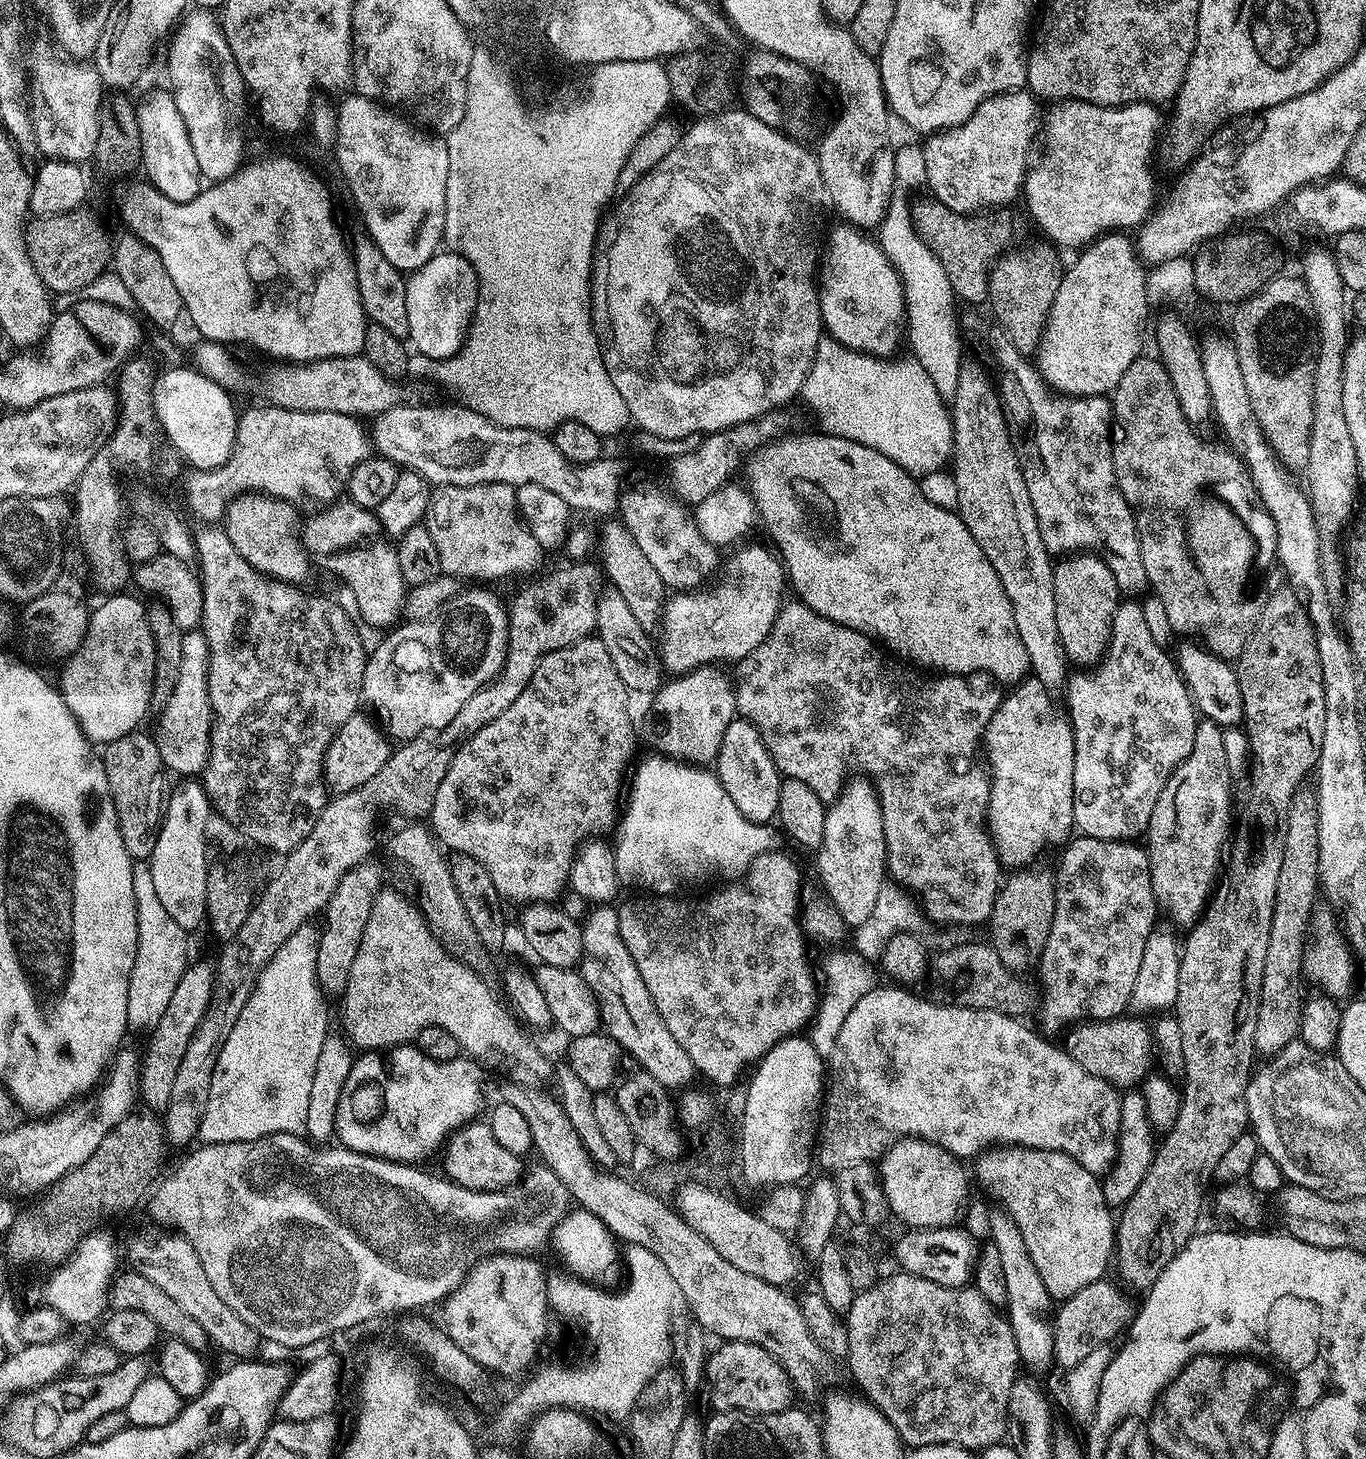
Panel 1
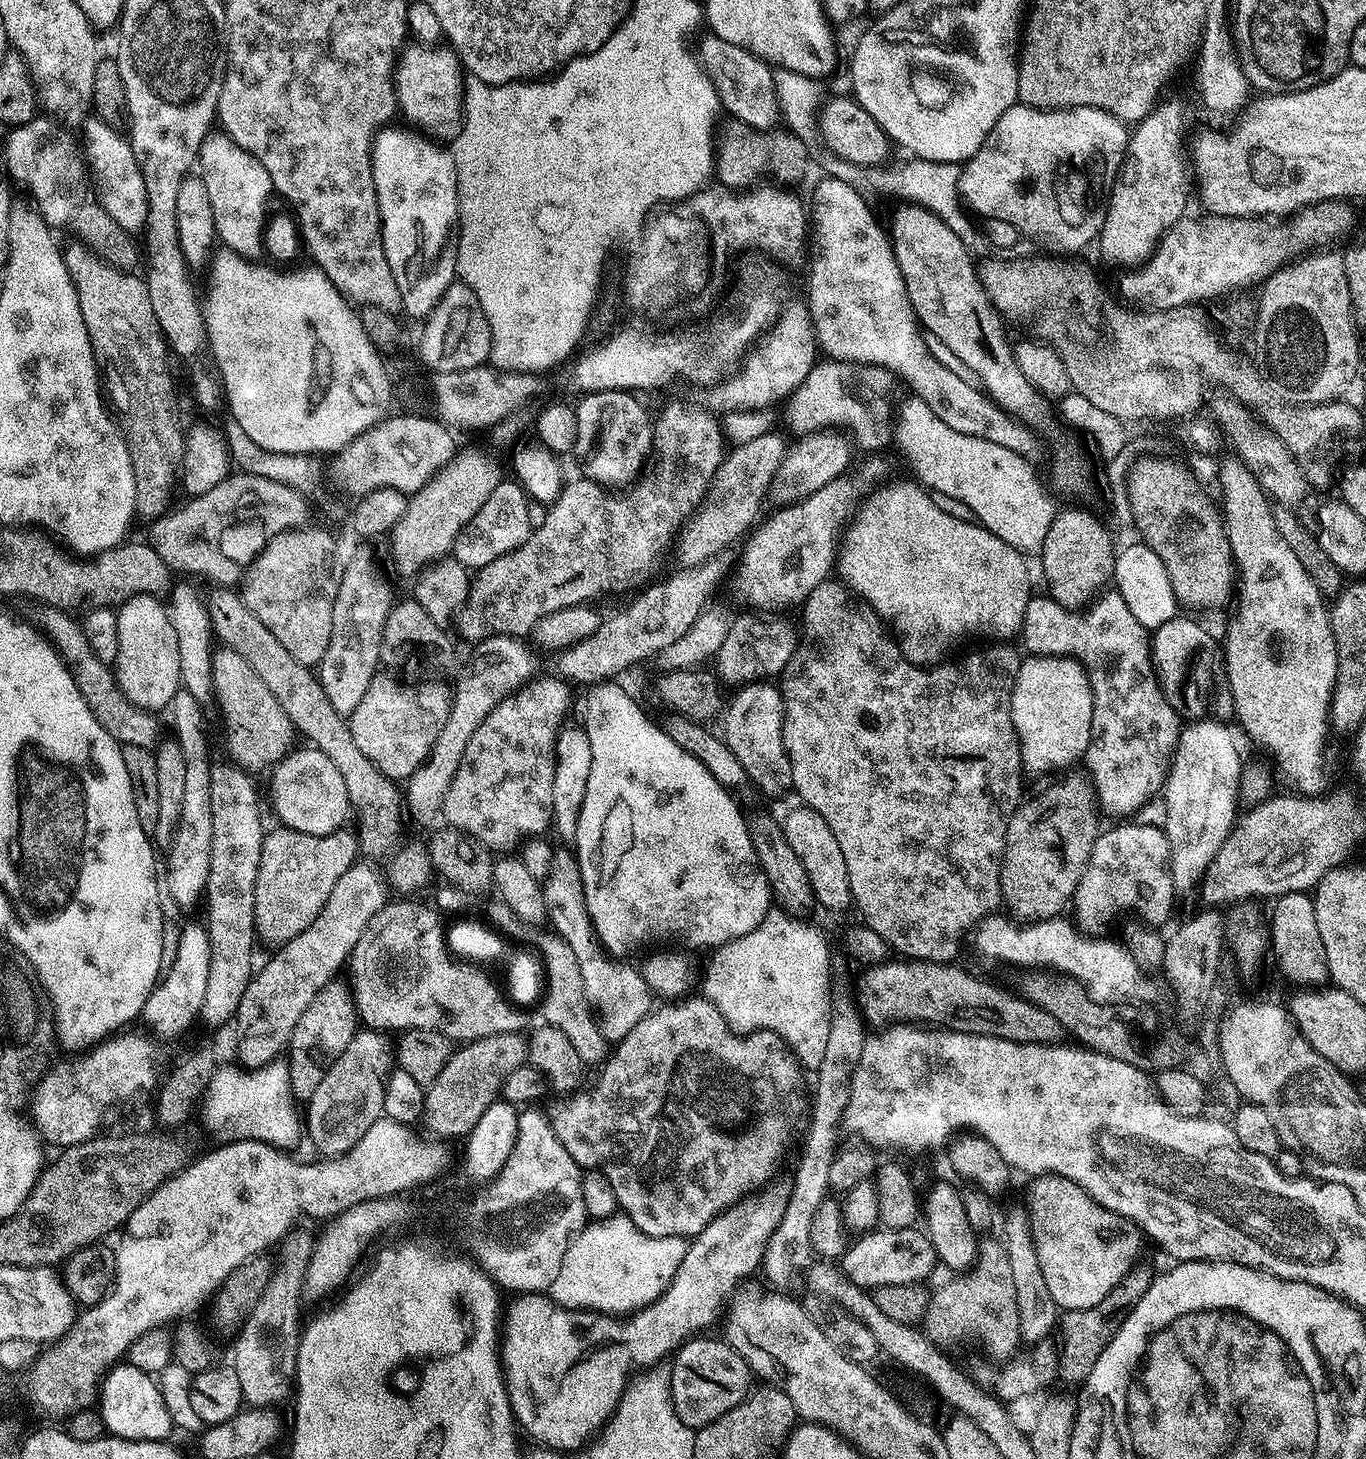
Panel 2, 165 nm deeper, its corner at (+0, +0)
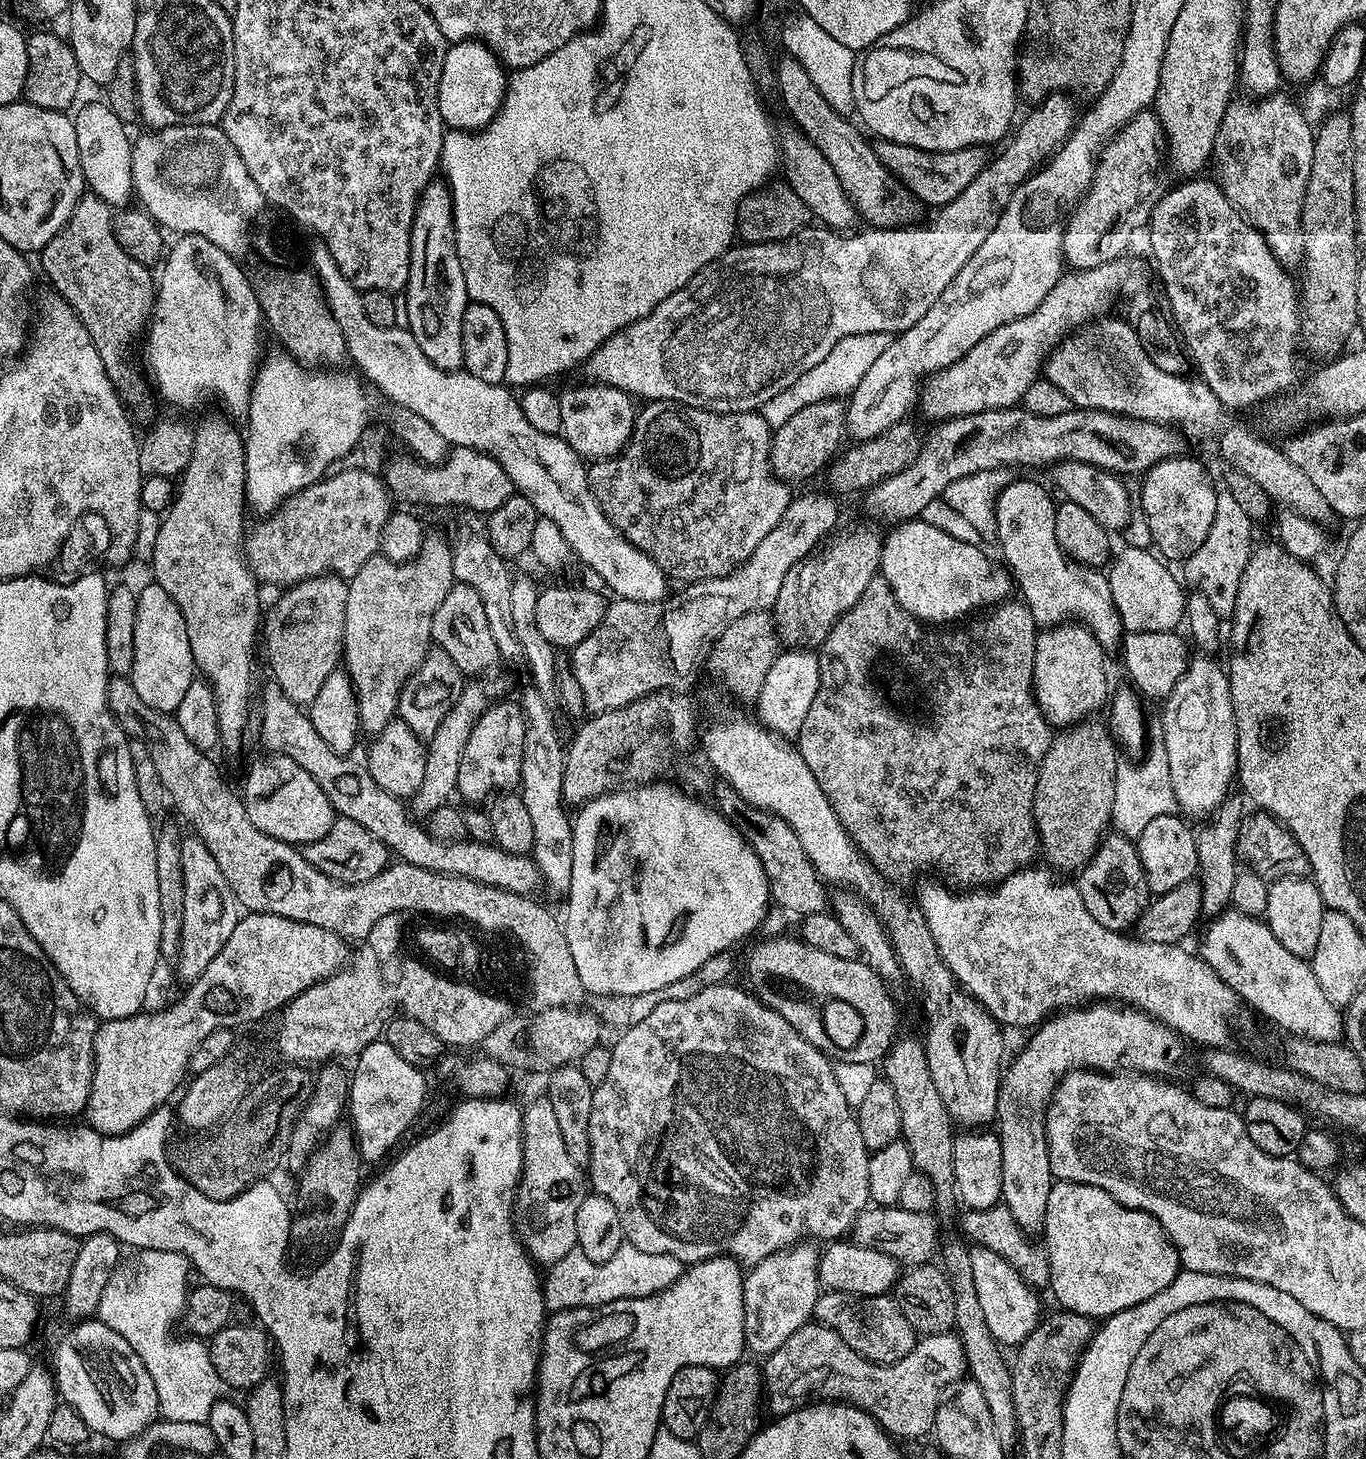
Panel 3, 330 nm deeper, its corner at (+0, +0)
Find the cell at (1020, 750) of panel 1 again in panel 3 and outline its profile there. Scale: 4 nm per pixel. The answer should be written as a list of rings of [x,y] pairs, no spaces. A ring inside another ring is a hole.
[[[1075,623],[1047,627],[1036,637],[1032,695],[1049,725],[1071,726],[1081,723],[1105,707],[1110,700],[1108,672],[1104,669],[1106,650],[1087,628]]]

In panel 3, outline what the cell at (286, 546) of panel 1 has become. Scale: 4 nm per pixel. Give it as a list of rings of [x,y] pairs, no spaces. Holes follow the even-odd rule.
[[[325,574],[311,576],[300,584],[281,591],[272,609],[262,620],[262,648],[268,655],[271,679],[290,698],[290,702],[307,706],[318,698],[322,682],[330,678],[341,665],[344,655],[344,627],[346,626],[345,577]]]

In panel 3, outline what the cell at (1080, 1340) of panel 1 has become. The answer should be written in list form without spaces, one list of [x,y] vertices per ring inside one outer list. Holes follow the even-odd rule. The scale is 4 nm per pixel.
[[[807,1322],[795,1330],[782,1346],[778,1346],[763,1361],[762,1371],[766,1404],[767,1407],[769,1404],[773,1408],[776,1416],[785,1416],[794,1410],[805,1408],[807,1404],[843,1402],[868,1412],[889,1436],[899,1438],[899,1436],[924,1436],[927,1432],[929,1435],[935,1429],[936,1411],[940,1401],[953,1385],[965,1379],[966,1365],[962,1342],[959,1336],[951,1331],[928,1334],[917,1339],[914,1350],[910,1350],[910,1354],[906,1354],[906,1358],[898,1362],[875,1364],[873,1360],[868,1360],[850,1350],[850,1346],[846,1346],[846,1342],[842,1342],[842,1338],[838,1338],[838,1334],[834,1334],[834,1330],[830,1330],[825,1324]]]

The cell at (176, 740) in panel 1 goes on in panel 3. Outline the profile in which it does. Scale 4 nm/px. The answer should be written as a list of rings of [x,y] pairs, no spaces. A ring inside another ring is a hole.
[[[268,682],[260,696],[260,740],[268,747],[269,753],[298,762],[298,766],[302,766],[302,770],[306,770],[306,774],[322,786],[337,817],[366,826],[374,838],[381,840],[395,855],[397,852],[403,863],[422,866],[431,872],[444,872],[448,876],[465,876],[474,882],[494,884],[507,892],[532,894],[536,884],[538,888],[541,883],[540,872],[531,855],[515,856],[496,847],[495,843],[434,840],[427,830],[421,825],[419,828],[408,818],[407,809],[400,805],[403,804],[401,797],[392,796],[374,782],[367,763],[360,761],[359,764],[351,760],[351,755],[330,750],[322,734],[314,730],[314,722],[310,722],[307,711],[301,705],[290,702],[275,682]]]

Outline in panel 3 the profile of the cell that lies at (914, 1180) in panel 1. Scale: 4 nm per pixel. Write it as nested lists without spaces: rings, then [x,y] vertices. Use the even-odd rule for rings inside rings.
[[[973,1247],[970,1251],[970,1267],[974,1270],[974,1290],[978,1290],[978,1302],[982,1306],[986,1326],[990,1326],[990,1334],[1001,1346],[1018,1346],[1042,1319],[1040,1300],[1036,1297],[1039,1295],[1020,1279],[1014,1266],[1010,1266],[1002,1254],[994,1254],[994,1250]]]

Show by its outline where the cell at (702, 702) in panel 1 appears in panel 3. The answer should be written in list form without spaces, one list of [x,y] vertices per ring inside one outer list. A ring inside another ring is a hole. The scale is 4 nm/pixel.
[[[856,532],[836,540],[825,552],[817,551],[790,566],[774,605],[777,641],[784,646],[819,649],[836,620],[862,596],[880,572],[882,540],[872,532]]]

